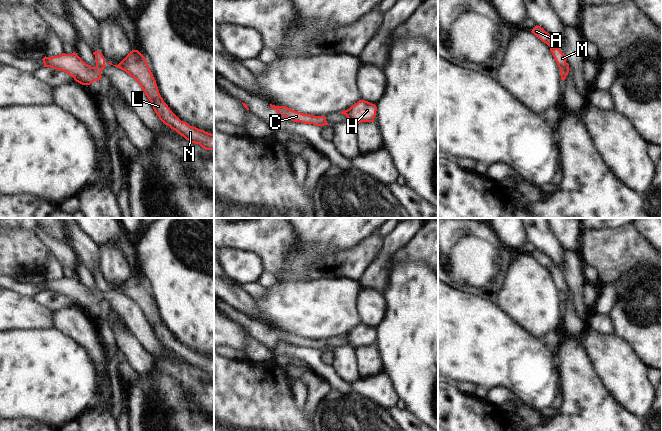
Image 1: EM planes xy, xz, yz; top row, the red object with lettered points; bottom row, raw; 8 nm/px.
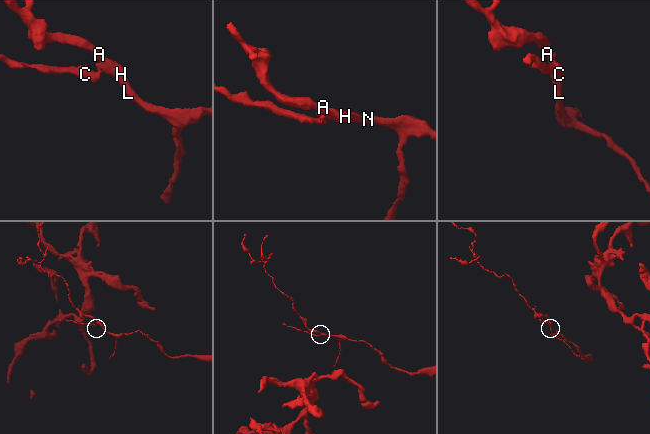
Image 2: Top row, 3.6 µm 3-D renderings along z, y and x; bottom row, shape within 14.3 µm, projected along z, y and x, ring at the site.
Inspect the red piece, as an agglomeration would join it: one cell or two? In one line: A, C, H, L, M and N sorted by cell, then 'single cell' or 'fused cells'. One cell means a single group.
groups A H L M N / C; fused cells

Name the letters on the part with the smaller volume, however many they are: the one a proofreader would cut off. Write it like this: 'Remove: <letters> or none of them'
Remove: C

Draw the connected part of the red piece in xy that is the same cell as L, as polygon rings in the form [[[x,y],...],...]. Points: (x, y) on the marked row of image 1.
[[[132,50],[118,65],[113,66],[125,71],[136,80],[153,105],[155,113],[165,125],[189,142],[199,144],[206,150],[214,150],[214,134],[181,121],[163,101],[149,65],[138,50]]]

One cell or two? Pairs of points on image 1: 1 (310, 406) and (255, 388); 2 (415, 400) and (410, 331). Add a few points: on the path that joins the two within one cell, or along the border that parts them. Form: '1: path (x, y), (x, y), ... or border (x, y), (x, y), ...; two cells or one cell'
1: border (304, 407), (304, 412), (311, 416); two cells
2: path (415, 383), (415, 348); one cell

